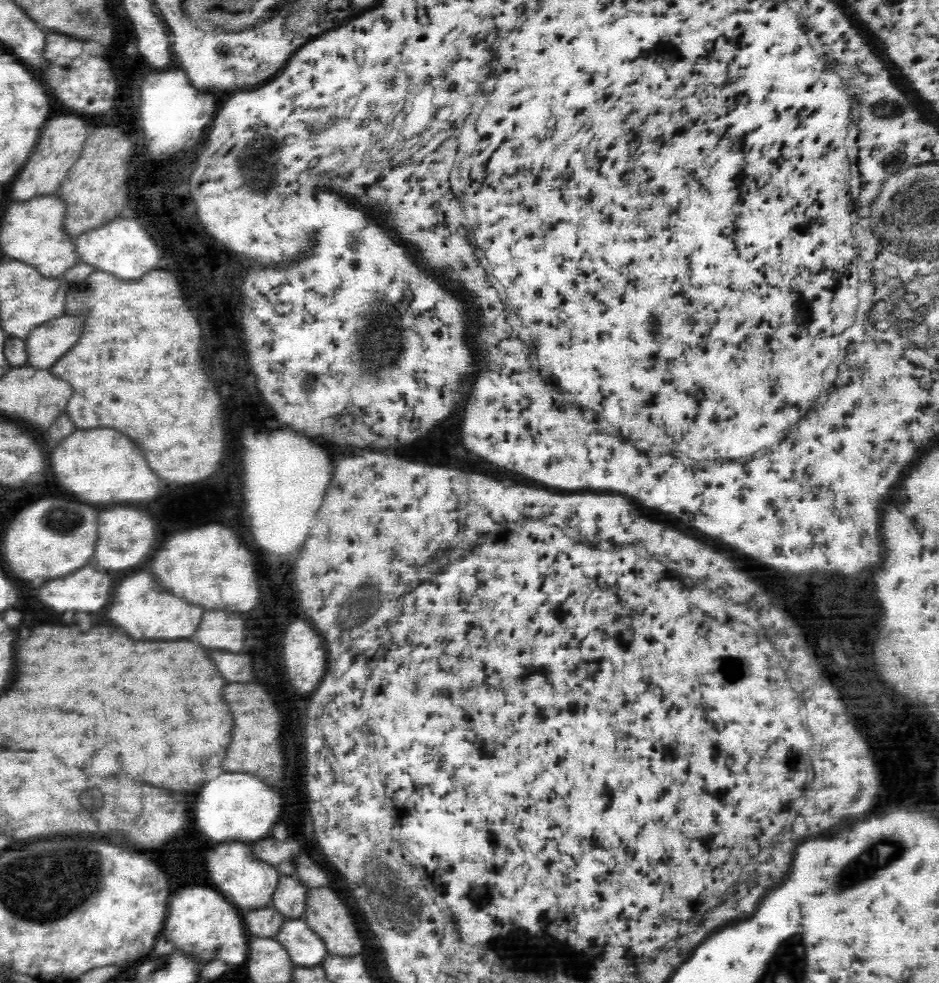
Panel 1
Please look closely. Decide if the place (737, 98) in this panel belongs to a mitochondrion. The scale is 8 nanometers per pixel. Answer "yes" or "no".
no

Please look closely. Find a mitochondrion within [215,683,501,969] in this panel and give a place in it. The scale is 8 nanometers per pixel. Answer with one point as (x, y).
(390, 907)

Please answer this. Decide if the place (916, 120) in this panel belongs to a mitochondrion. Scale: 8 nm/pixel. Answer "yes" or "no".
no

